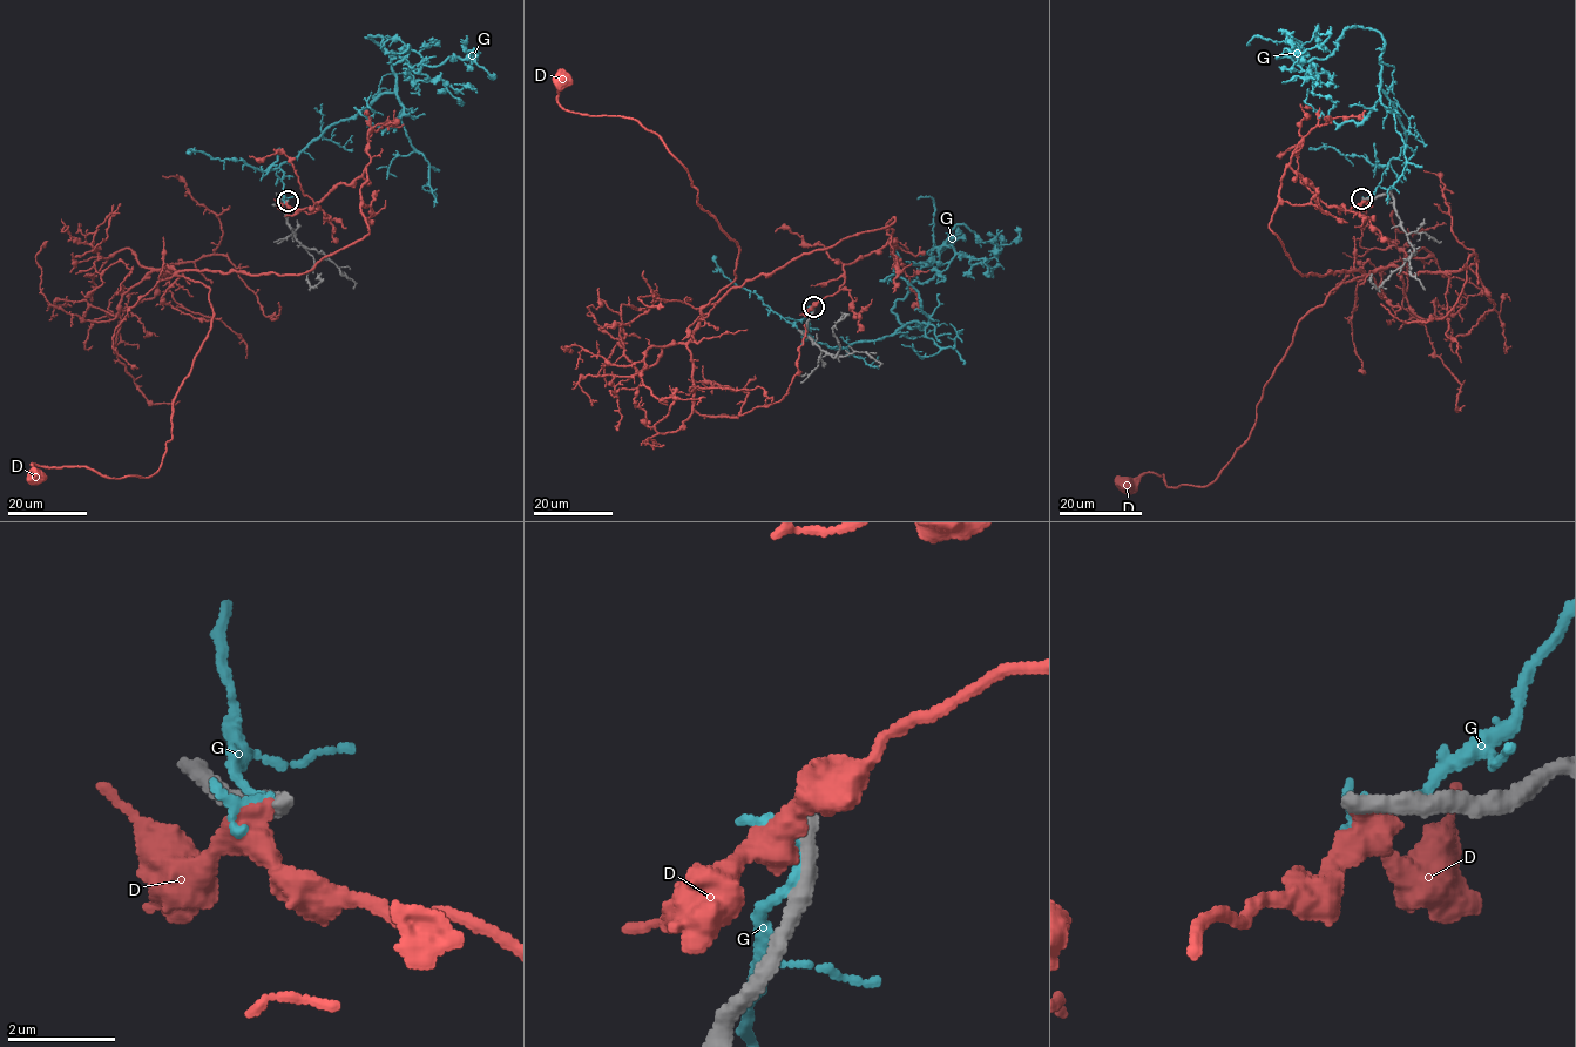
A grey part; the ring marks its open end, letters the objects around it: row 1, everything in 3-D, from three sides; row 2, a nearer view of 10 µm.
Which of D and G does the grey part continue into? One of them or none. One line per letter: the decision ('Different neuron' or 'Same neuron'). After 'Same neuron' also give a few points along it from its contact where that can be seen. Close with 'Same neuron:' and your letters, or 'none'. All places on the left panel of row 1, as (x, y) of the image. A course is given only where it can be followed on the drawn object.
D: Different neuron
G: Different neuron
Same neuron: none

